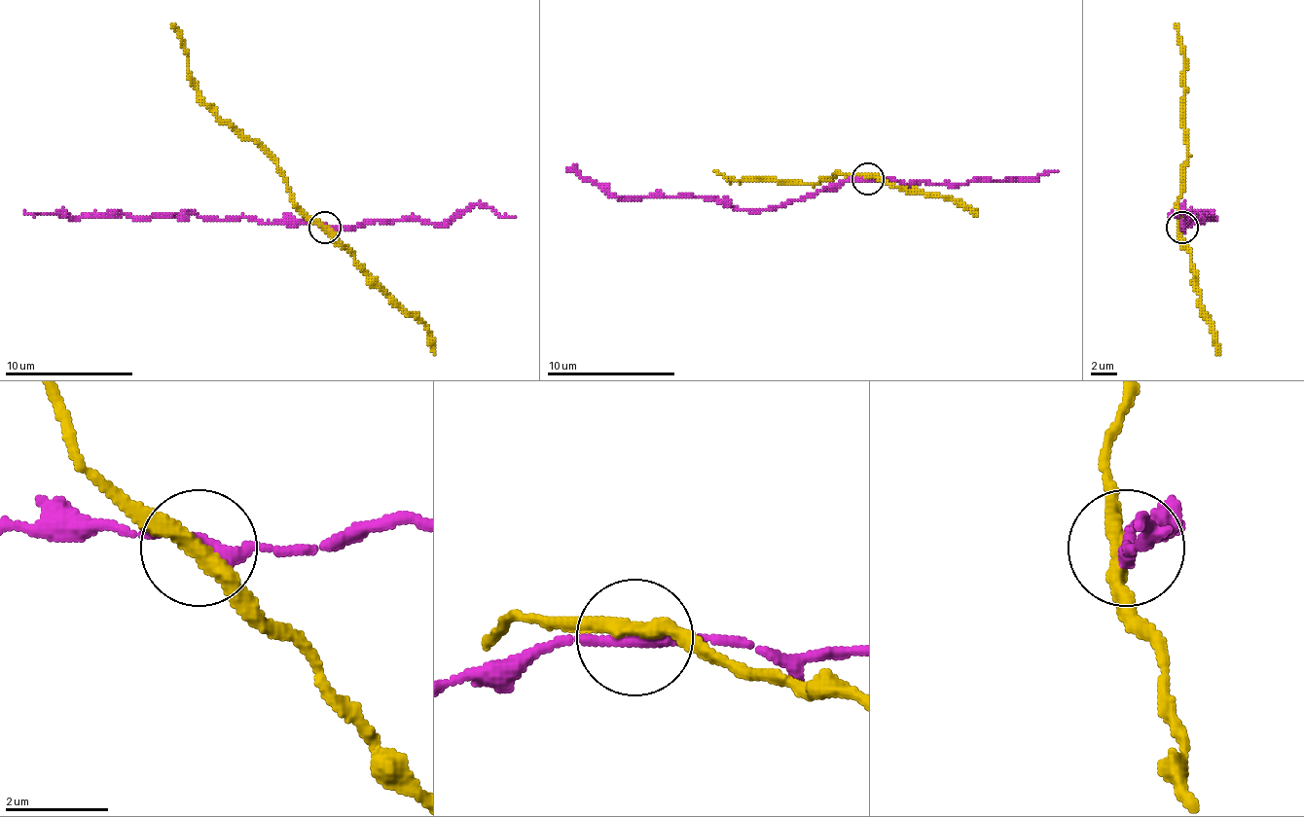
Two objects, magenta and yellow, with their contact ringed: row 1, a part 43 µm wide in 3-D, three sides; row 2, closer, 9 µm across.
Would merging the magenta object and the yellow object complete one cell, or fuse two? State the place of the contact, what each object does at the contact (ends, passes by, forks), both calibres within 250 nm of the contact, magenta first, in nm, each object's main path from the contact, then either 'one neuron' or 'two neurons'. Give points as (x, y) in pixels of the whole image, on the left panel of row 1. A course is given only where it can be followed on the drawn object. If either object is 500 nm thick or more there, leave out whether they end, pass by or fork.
(325, 227) | magenta passes by | yellow passes by | 280/320 nm | magenta via (325, 227), (235, 217), (66, 217), (24, 210) | yellow via (325, 227), (294, 200), (284, 172), (203, 101), (188, 69), (188, 50), (171, 24) | two neurons

